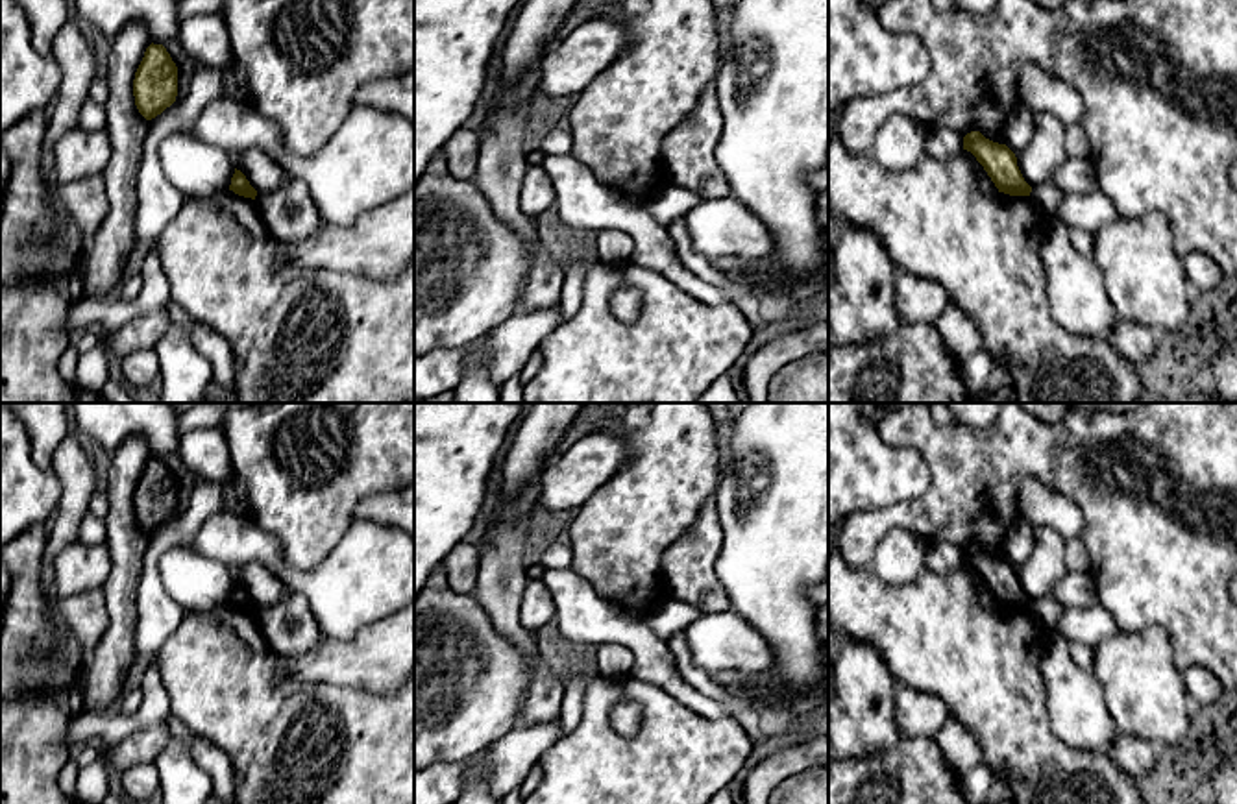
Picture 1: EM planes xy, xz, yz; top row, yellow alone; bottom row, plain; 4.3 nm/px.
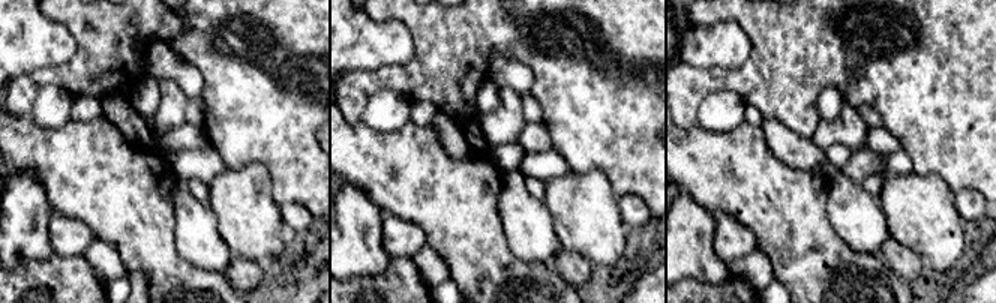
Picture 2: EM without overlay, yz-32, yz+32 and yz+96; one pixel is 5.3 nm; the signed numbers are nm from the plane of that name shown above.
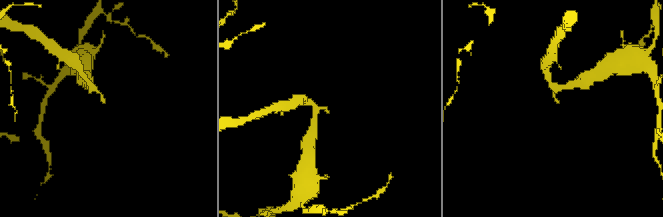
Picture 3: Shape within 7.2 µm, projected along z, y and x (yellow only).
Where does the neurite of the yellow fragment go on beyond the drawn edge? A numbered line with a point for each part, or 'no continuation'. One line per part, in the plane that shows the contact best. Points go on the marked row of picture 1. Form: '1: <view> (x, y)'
no continuation

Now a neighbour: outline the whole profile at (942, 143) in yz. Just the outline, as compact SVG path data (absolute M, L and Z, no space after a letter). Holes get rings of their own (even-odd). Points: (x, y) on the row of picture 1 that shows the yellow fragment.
M934 128L926 131L926 155L934 159L949 159L963 150L963 135L949 128Z

